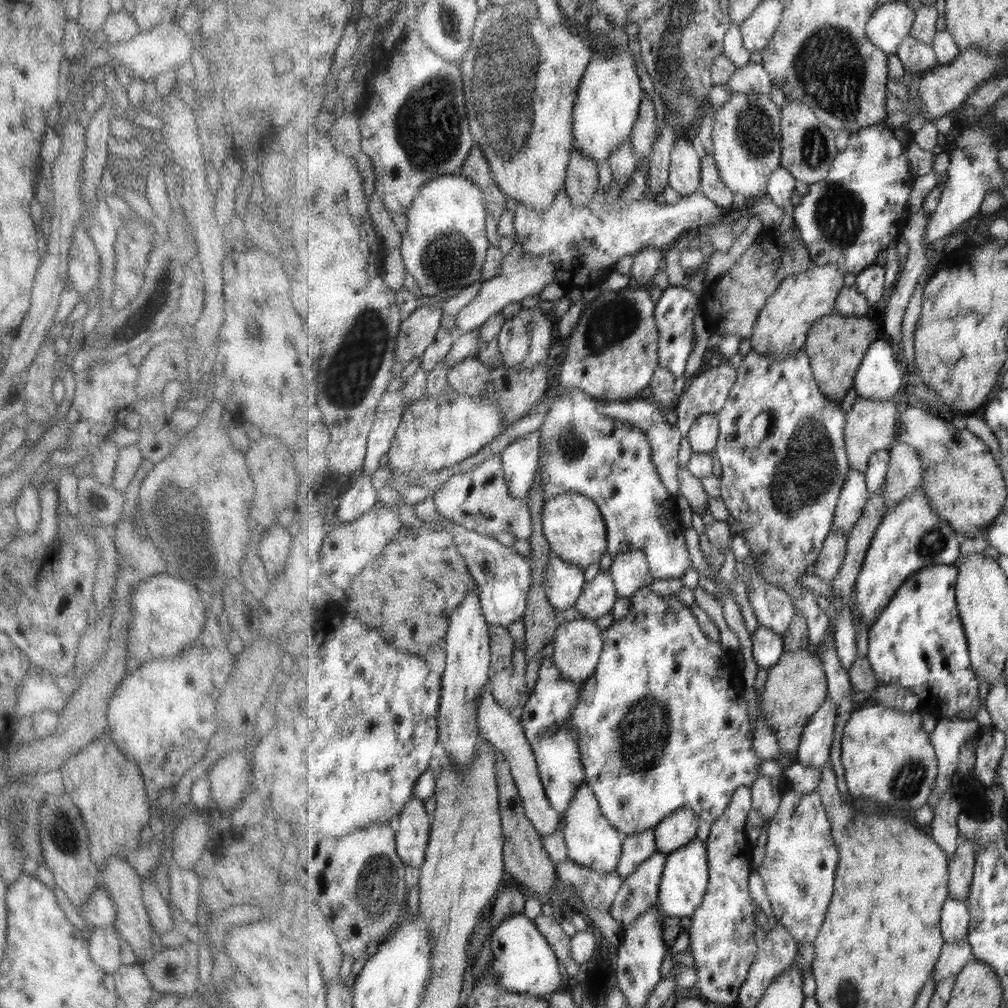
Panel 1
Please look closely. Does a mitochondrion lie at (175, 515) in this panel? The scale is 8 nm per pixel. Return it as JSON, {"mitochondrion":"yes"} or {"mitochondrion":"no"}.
{"mitochondrion":"yes"}

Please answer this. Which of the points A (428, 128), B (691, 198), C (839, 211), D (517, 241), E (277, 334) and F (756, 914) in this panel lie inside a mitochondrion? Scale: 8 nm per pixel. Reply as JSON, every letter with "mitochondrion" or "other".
{"A":"mitochondrion","B":"other","C":"mitochondrion","D":"other","E":"other","F":"other"}

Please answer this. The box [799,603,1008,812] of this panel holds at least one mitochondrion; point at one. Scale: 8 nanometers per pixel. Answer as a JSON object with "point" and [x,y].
{"point":[906,783]}

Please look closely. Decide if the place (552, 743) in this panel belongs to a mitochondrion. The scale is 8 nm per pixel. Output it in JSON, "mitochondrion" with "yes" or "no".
{"mitochondrion":"no"}

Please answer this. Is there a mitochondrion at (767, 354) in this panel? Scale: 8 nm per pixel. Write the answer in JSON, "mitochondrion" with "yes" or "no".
{"mitochondrion":"no"}

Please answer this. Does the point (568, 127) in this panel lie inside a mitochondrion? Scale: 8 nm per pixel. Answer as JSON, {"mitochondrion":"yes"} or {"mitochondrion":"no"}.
{"mitochondrion":"no"}

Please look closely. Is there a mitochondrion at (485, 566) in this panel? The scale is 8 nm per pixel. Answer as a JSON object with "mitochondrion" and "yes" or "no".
{"mitochondrion":"no"}

